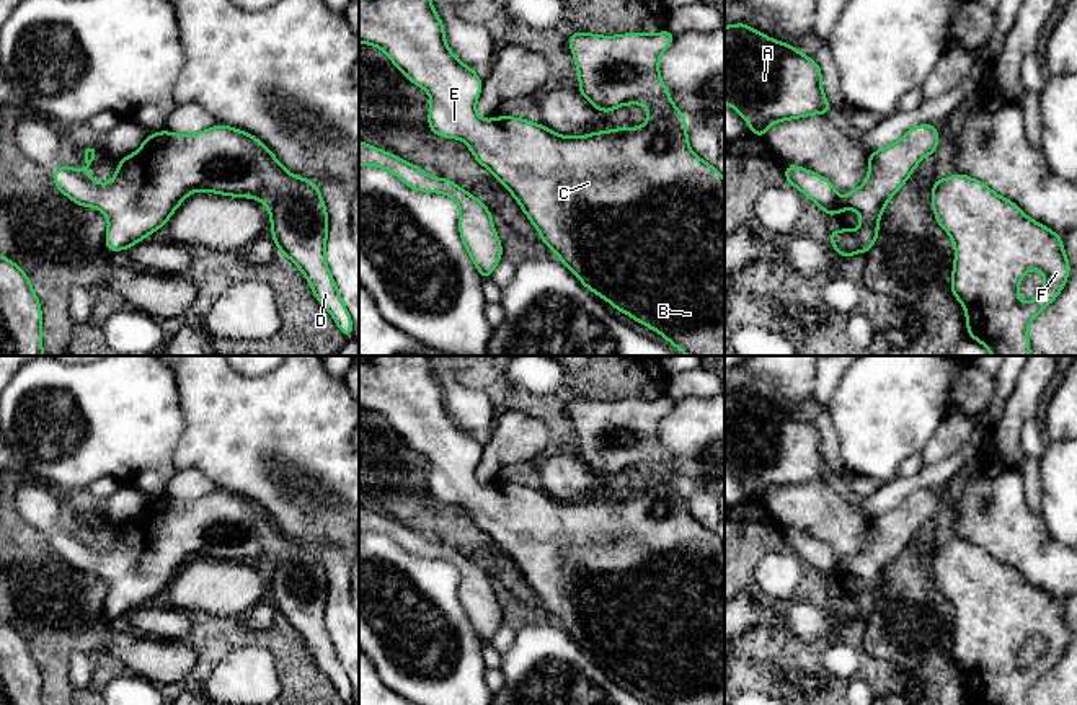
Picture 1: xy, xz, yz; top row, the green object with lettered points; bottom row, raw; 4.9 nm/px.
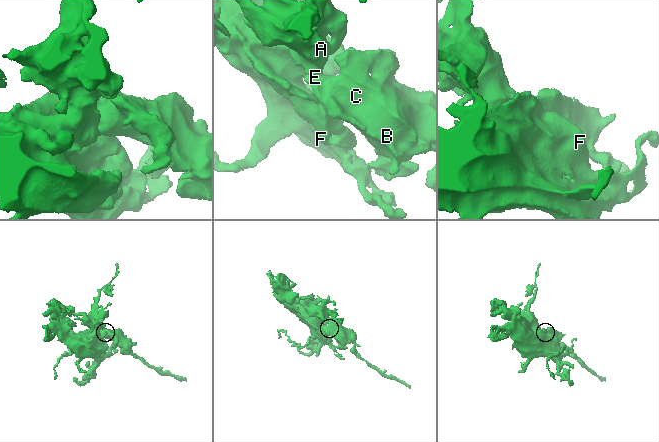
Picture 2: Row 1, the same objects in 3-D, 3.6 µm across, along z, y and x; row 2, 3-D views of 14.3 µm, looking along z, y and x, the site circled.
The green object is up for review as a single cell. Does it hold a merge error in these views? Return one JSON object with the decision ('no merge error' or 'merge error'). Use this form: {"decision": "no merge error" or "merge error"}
{"decision": "no merge error"}

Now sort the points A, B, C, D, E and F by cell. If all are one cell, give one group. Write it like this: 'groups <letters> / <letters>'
groups A B C D E F

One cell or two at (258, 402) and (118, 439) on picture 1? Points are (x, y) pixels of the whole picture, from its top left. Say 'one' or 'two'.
two

